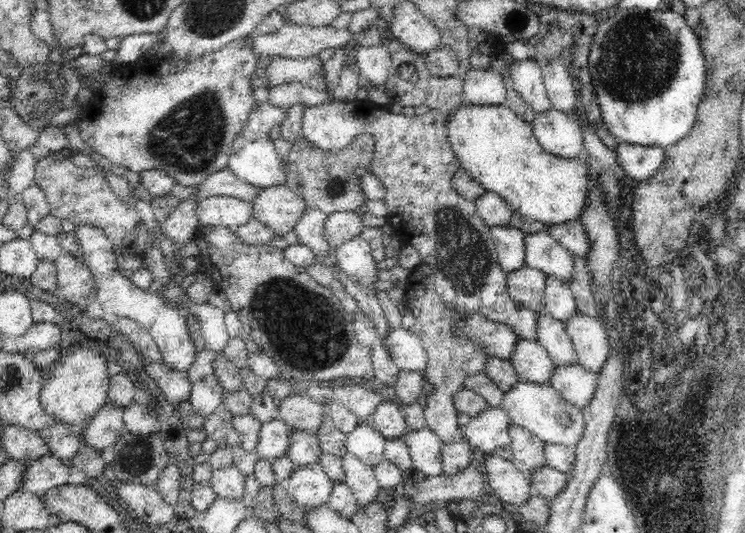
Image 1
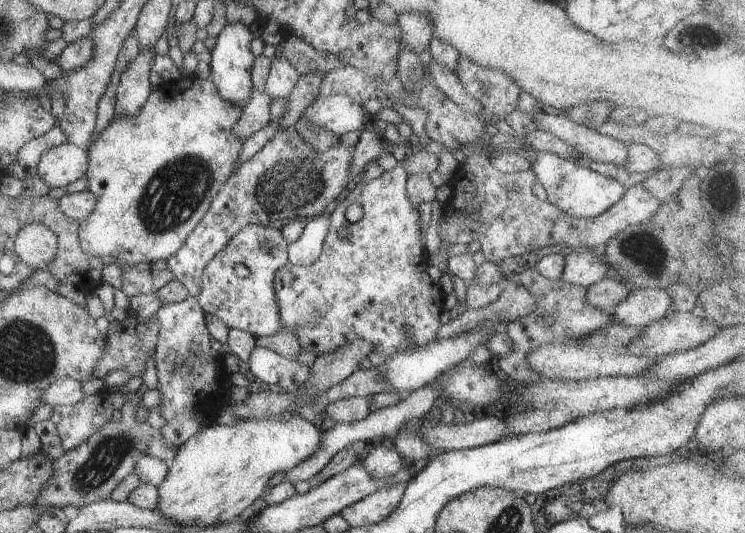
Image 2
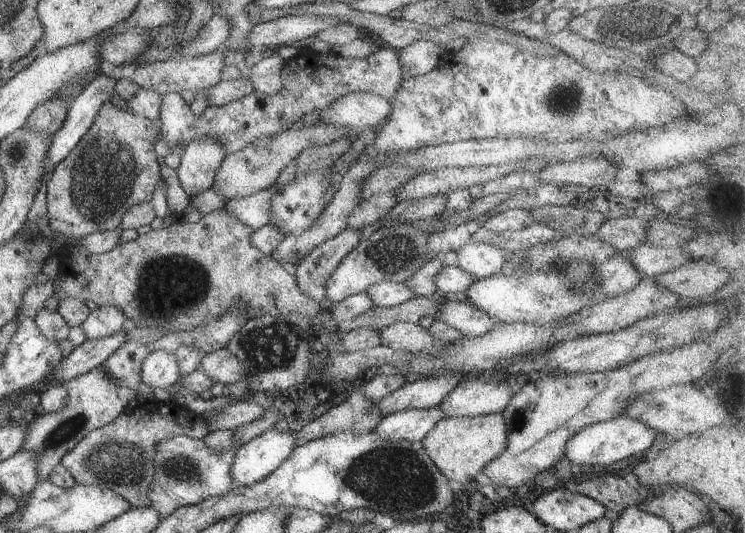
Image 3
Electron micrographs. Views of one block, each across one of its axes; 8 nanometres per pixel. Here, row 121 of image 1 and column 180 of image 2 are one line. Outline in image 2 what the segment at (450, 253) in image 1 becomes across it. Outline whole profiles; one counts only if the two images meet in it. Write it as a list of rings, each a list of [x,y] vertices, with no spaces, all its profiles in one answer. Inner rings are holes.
[[[190,295],[180,303],[162,305],[155,318],[159,323],[158,341],[153,353],[158,369],[156,389],[163,398],[157,411],[166,422],[160,430],[168,445],[180,448],[206,424],[198,404],[214,394],[214,398],[223,394],[222,383],[229,382],[230,375],[225,372],[219,353],[211,348],[206,316],[196,297]]]

